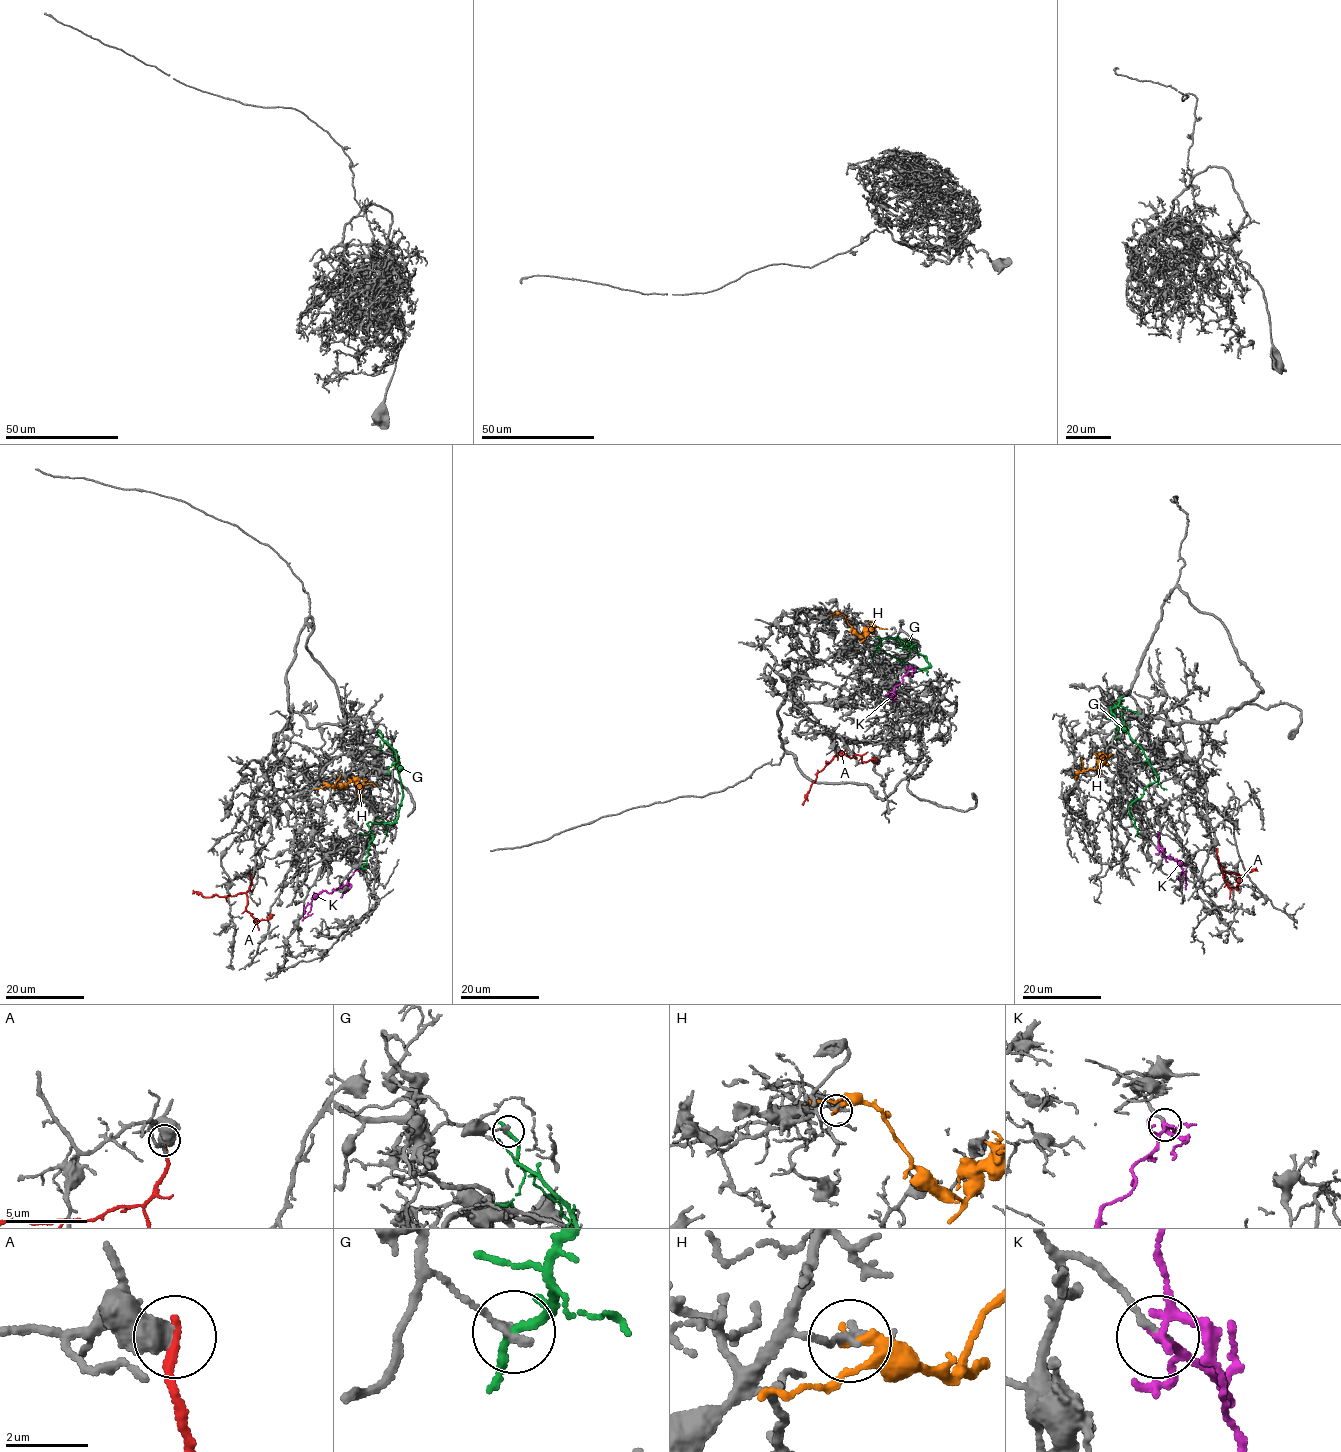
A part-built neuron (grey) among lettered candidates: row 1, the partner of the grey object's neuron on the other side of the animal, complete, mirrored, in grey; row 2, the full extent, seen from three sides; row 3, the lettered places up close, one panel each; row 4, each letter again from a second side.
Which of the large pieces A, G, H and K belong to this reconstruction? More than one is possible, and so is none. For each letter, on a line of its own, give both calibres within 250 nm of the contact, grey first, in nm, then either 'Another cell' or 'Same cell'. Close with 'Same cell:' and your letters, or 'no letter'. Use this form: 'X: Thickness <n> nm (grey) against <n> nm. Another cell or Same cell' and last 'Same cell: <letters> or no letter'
A: Thickness 700 nm (grey) against 280 nm. Another cell
G: Thickness 200 nm (grey) against 190 nm. Another cell
H: Thickness 220 nm (grey) against 320 nm. Another cell
K: Thickness 170 nm (grey) against 180 nm. Same cell
Same cell: K

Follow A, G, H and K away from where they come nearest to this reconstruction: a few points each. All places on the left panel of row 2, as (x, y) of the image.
A: (251, 876), (248, 890), (233, 896), (192, 894)
G: (380, 731), (395, 752), (403, 796), (392, 823), (367, 823), (373, 836), (361, 867), (367, 869)
H: (324, 784), (339, 787), (351, 781), (373, 784), (375, 787)
K: (346, 884), (331, 893), (319, 893), (311, 900), (308, 915), (301, 920)

